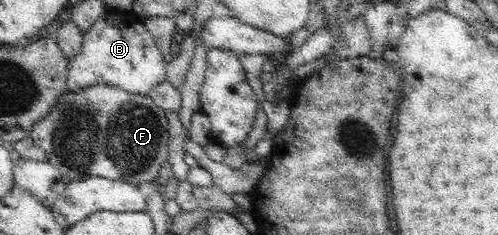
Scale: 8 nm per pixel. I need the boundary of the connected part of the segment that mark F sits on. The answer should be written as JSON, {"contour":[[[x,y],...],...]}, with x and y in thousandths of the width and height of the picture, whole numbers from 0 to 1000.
{"contour":[[[195,353],[151,391],[135,379],[100,481],[62,540],[58,579],[139,770],[197,749],[223,766],[251,762],[279,791],[281,779],[311,770],[321,711],[339,668],[339,523],[329,472],[299,404],[265,400],[233,366]]]}

